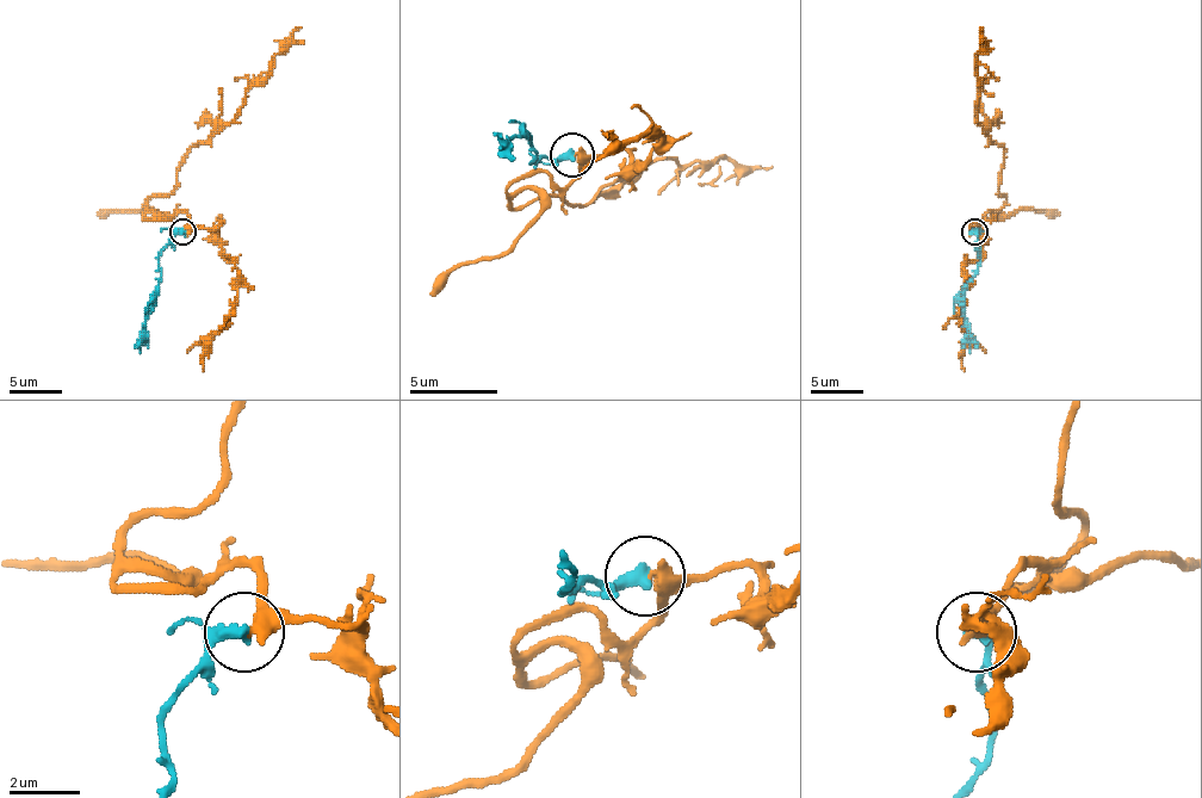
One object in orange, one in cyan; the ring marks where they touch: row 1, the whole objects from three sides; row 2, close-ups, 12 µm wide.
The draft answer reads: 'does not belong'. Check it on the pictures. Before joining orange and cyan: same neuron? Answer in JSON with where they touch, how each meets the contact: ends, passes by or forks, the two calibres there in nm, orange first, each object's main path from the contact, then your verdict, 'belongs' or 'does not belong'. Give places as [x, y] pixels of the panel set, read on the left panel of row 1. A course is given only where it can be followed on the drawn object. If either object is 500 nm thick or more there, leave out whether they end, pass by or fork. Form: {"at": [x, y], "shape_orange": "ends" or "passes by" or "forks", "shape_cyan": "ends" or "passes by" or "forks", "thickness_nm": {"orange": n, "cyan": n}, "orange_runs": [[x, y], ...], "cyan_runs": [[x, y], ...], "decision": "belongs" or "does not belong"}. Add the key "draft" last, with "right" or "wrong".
{"at": [183, 232], "shape_orange": "passes by", "shape_cyan": "passes by", "thickness_nm": {"orange": 320, "cyan": 280}, "orange_runs": [[185, 232], [185, 212], [155, 215], [148, 202], [174, 189], [177, 167], [190, 149], [233, 119], [301, 28]], "cyan_runs": [[183, 232], [159, 258], [161, 273], [155, 305], [146, 321], [140, 352]], "decision": "belongs", "draft": "wrong"}

